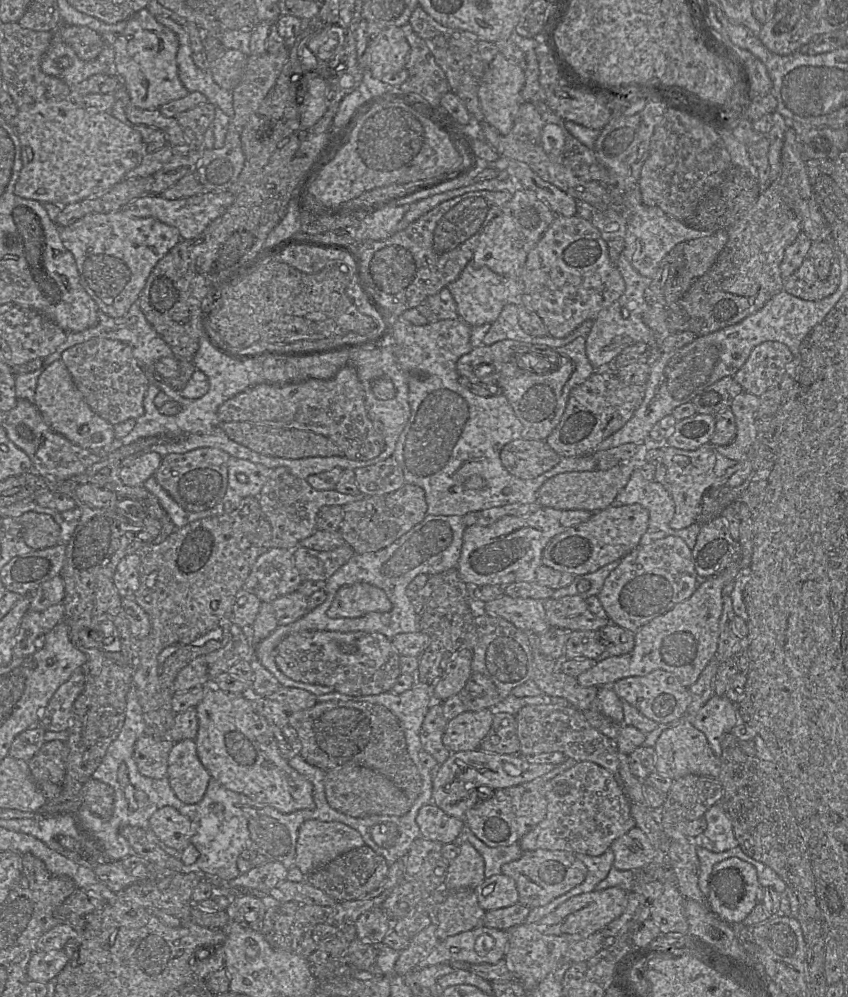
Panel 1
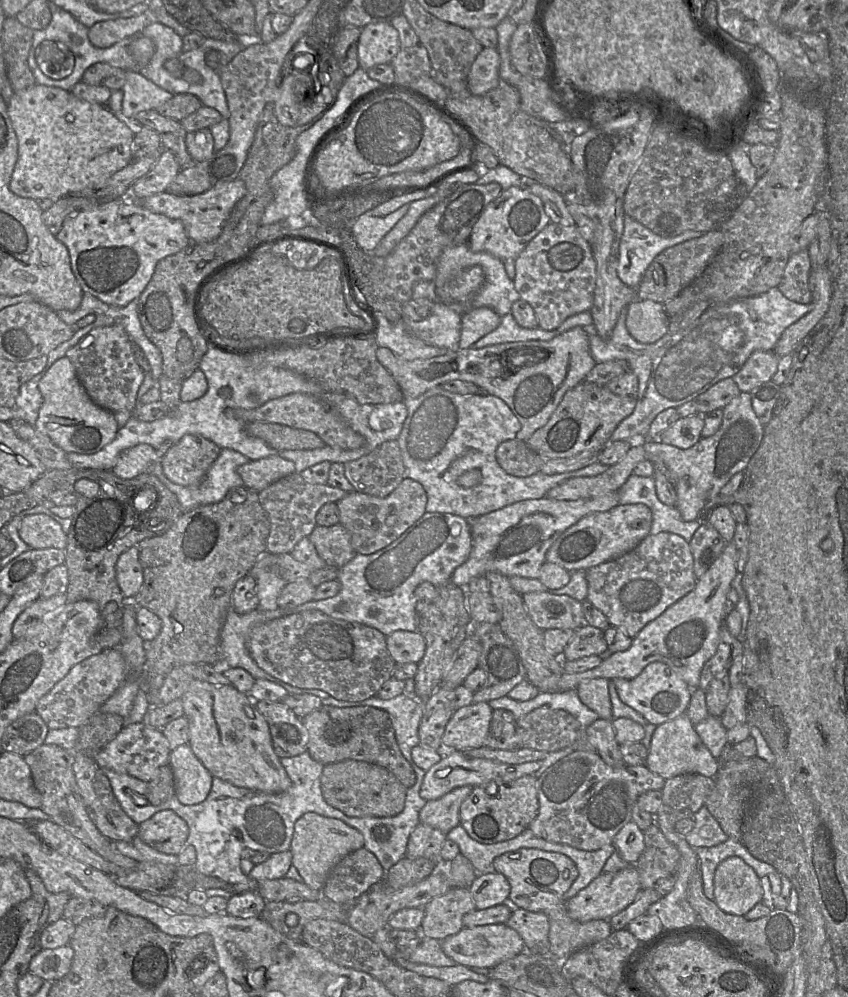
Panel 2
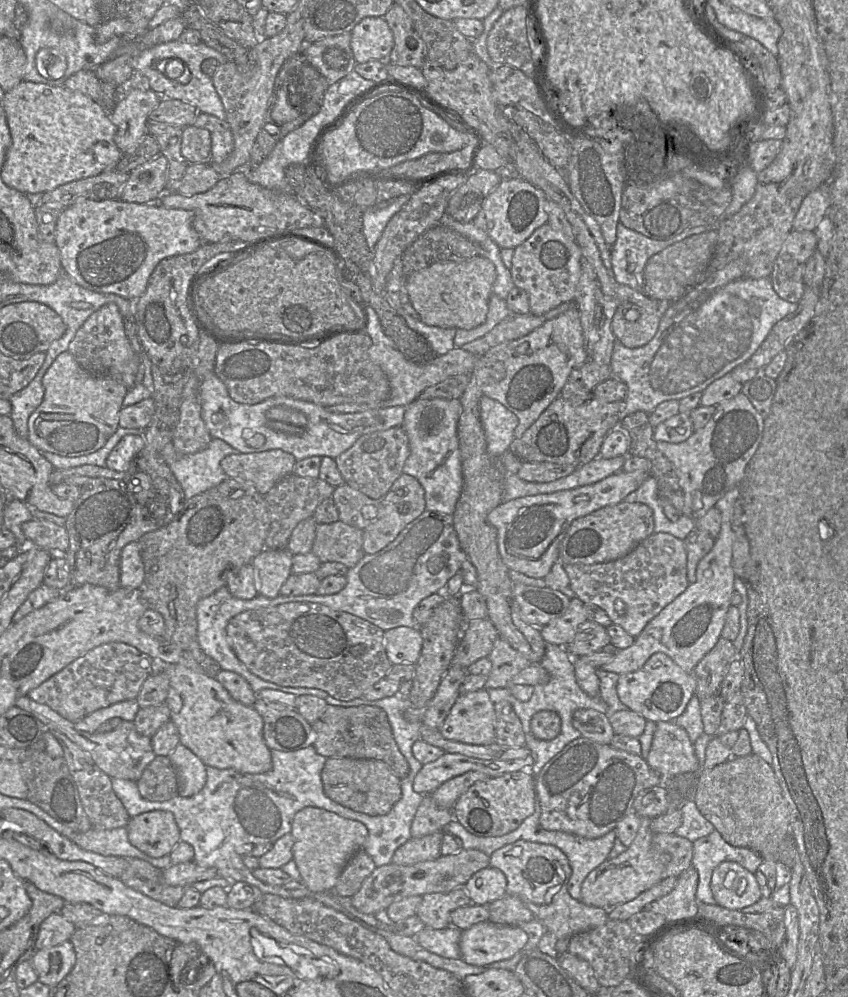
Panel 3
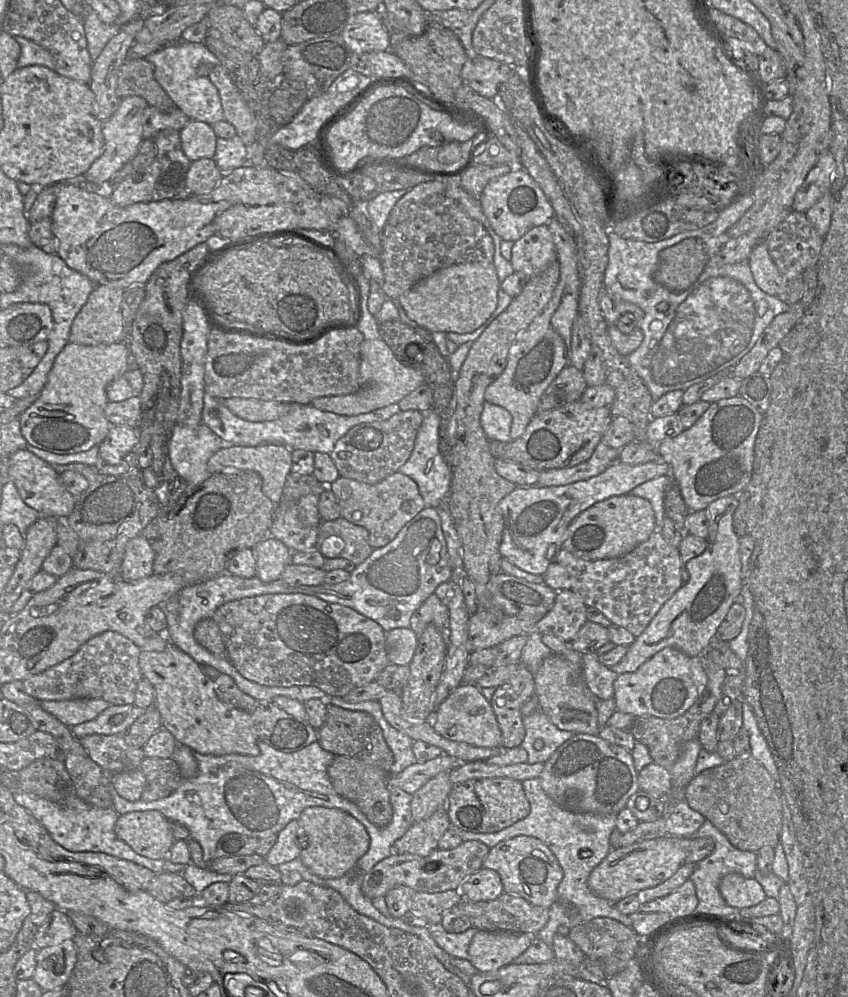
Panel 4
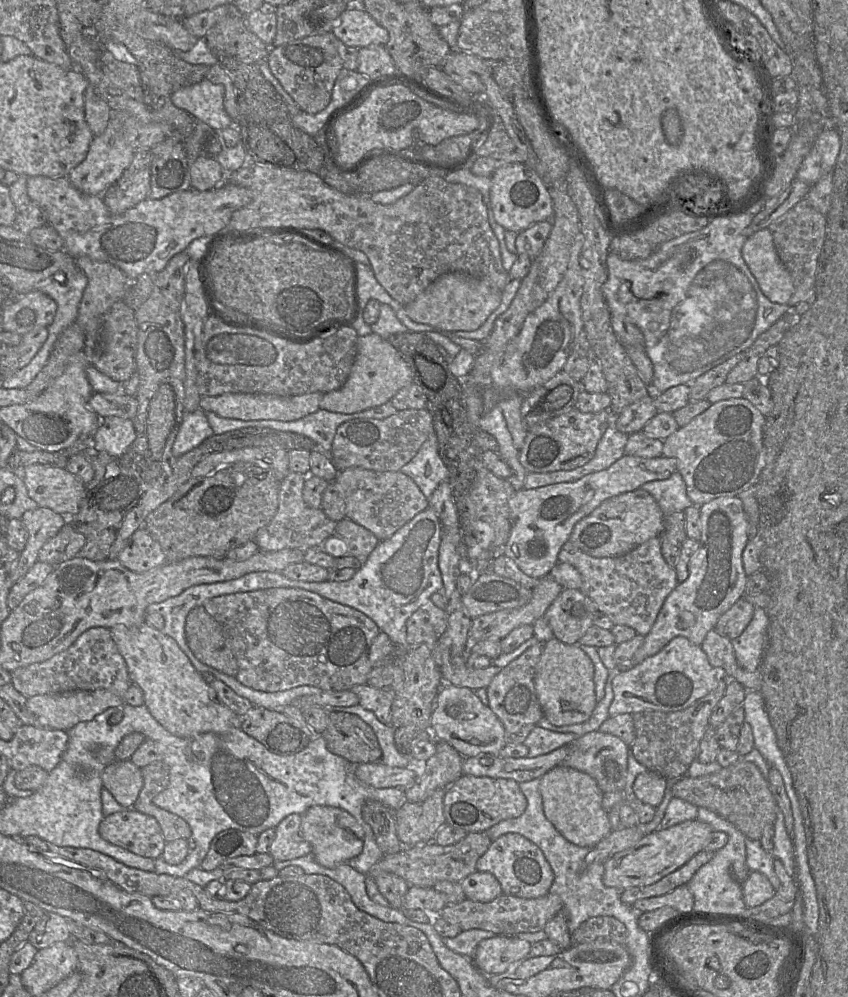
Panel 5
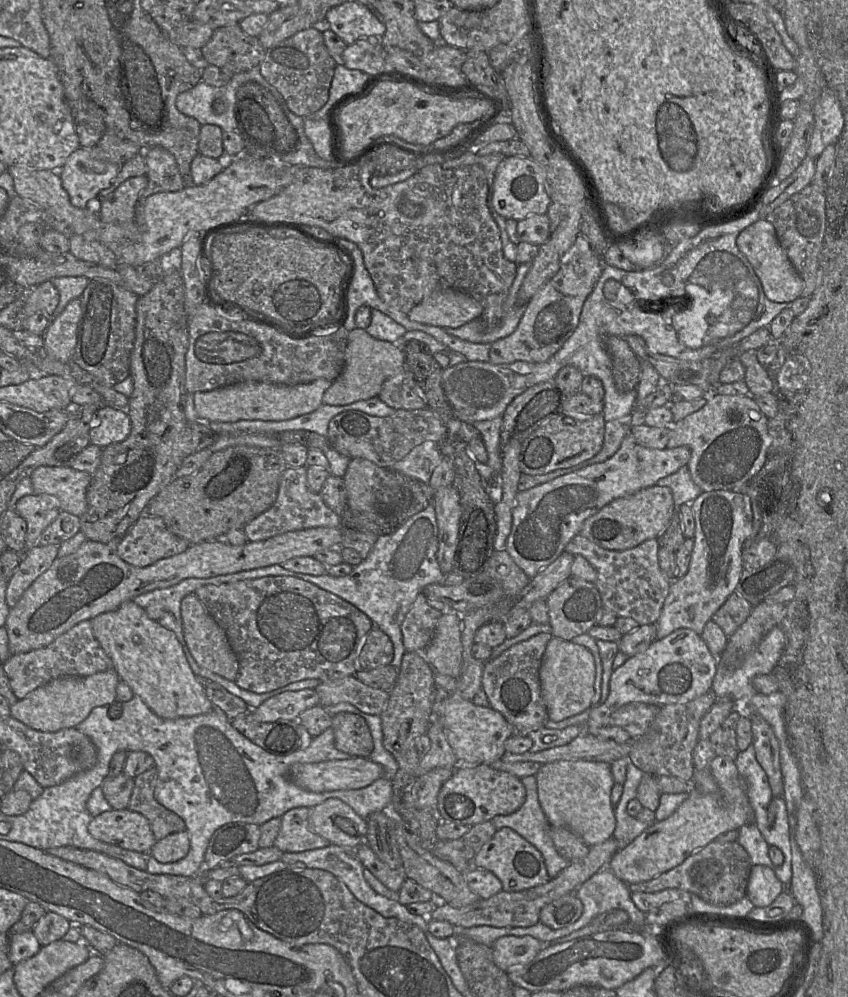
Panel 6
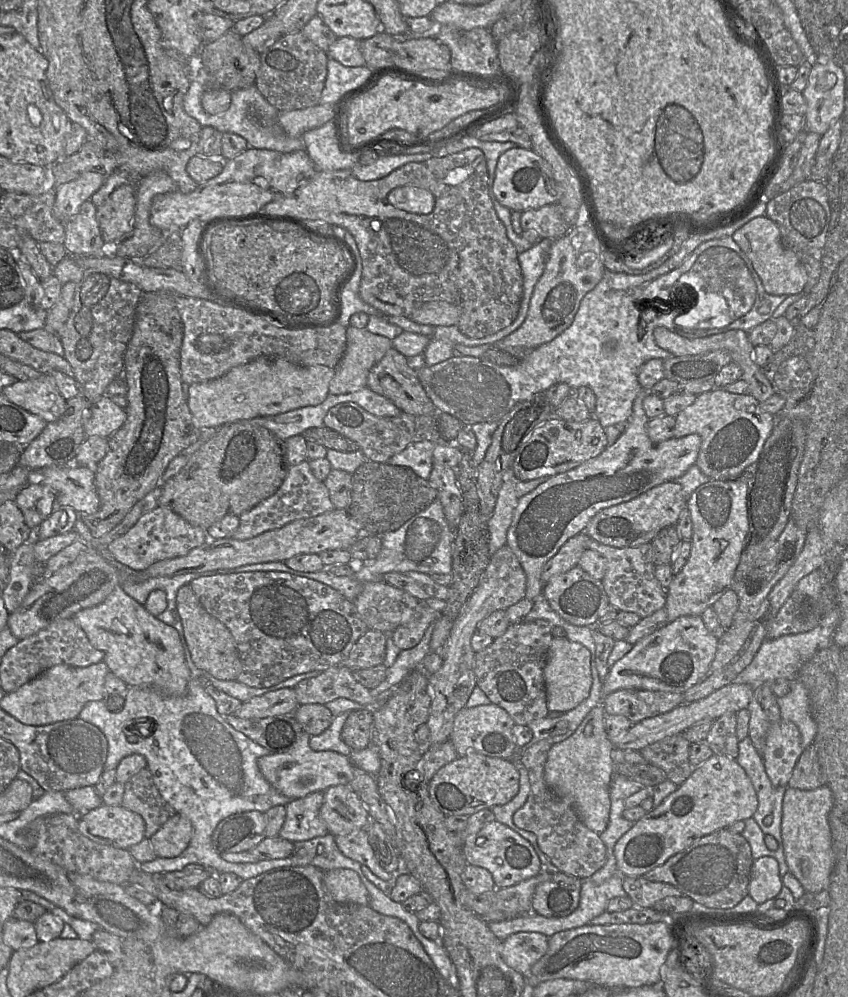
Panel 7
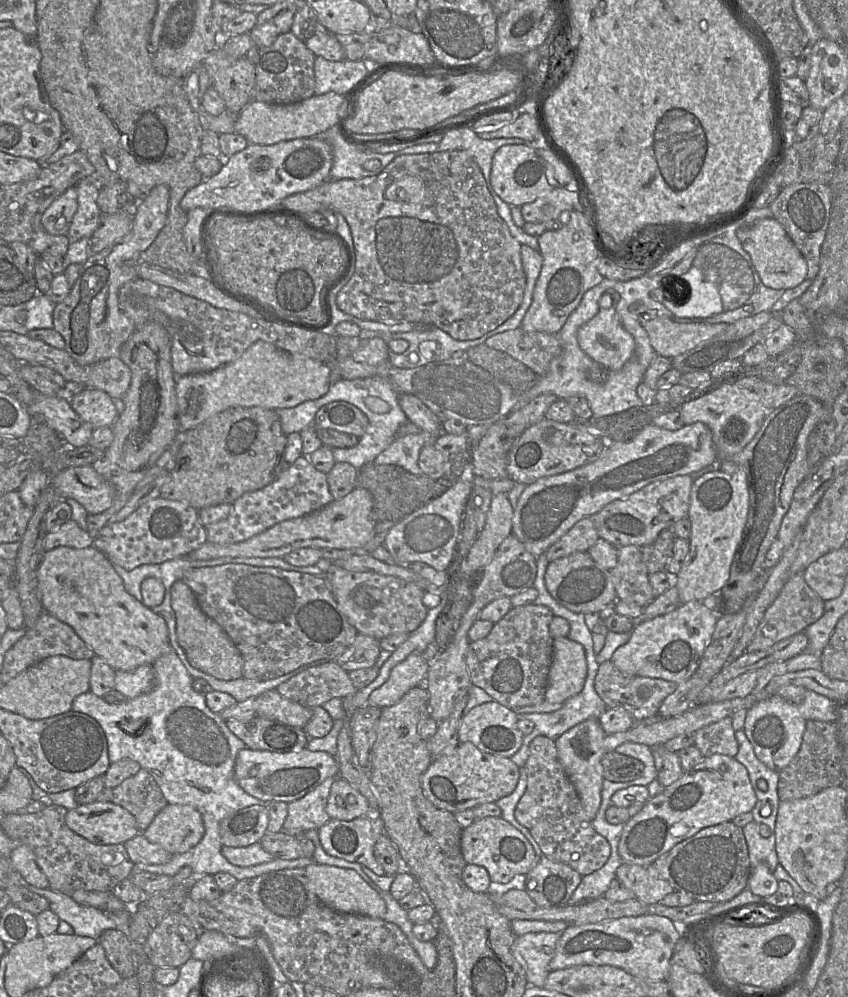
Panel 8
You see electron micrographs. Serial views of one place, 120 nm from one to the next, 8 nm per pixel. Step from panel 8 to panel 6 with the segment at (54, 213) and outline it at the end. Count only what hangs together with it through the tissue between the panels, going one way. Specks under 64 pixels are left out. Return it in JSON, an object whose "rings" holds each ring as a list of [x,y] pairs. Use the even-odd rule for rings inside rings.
{"rings":[[[98,146],[80,147],[57,172],[71,204],[83,209],[95,205],[97,195],[112,184],[120,166],[111,162]]]}

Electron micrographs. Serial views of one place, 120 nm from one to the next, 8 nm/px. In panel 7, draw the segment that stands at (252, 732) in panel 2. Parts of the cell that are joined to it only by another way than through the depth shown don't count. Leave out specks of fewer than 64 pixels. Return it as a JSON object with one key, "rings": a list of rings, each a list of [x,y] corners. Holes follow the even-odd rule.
{"rings":[[[121,585],[116,586],[102,603],[78,611],[72,619],[85,632],[92,646],[104,653],[103,662],[110,672],[128,686],[148,686],[168,696],[185,694],[192,674],[177,630],[150,614],[143,605],[128,596]]]}

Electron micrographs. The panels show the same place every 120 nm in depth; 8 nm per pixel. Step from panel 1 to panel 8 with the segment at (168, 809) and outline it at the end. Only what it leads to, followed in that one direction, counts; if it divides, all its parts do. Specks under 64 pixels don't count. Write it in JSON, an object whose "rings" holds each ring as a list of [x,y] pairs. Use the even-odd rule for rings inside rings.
{"rings":[[[94,801],[68,810],[66,825],[94,844],[123,844],[140,833],[135,817],[109,801]]]}

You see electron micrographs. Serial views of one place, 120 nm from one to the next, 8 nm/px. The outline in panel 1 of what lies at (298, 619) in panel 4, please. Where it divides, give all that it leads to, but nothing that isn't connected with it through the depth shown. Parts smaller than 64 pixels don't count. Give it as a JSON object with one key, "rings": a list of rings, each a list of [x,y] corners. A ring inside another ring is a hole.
{"rings":[[[310,630],[290,634],[277,646],[275,663],[289,679],[328,686],[351,696],[390,692],[402,674],[400,655],[391,640],[378,632]]]}

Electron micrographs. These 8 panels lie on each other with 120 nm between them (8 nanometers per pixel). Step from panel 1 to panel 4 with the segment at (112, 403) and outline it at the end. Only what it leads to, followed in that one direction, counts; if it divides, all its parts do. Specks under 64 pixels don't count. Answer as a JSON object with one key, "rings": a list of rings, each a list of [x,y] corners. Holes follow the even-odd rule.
{"rings":[[[95,285],[71,325],[69,342],[108,345],[125,342],[122,299],[124,289]]]}

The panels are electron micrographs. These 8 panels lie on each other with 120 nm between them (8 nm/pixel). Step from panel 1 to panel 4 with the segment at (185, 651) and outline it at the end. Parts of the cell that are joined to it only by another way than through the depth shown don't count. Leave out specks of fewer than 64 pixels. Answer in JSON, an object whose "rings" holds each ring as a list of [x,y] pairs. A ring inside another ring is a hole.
{"rings":[[[225,471],[212,474],[207,480],[198,486],[188,486],[186,492],[179,500],[170,506],[170,502],[164,502],[164,510],[159,513],[140,533],[151,545],[155,552],[153,562],[154,574],[176,573],[183,582],[184,587],[190,587],[198,583],[205,582],[226,573],[226,565],[229,558],[237,551],[245,548],[254,548],[262,539],[268,536],[269,528],[272,523],[276,505],[262,491],[262,478],[255,471]]]}

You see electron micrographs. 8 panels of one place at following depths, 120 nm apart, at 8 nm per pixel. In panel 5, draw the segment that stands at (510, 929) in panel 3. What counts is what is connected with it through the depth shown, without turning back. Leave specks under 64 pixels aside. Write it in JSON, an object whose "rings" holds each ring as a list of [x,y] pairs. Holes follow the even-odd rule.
{"rings":[[[495,935],[479,942],[472,960],[485,974],[500,974],[527,958],[530,950],[527,940]]]}

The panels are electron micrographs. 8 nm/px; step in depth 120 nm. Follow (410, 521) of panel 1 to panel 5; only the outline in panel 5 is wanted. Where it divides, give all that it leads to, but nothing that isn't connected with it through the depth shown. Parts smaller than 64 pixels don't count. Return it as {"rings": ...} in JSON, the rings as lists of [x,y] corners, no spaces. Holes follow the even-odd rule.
{"rings":[[[351,467],[339,471],[333,482],[344,500],[346,518],[371,531],[379,541],[390,538],[418,513],[429,507],[429,499],[401,471],[377,472]]]}

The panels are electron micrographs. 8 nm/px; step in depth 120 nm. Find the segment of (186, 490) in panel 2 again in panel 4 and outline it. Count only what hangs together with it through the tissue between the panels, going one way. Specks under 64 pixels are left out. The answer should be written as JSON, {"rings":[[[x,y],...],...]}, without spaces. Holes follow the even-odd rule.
{"rings":[[[176,422],[168,439],[168,456],[179,476],[190,486],[198,486],[212,475],[207,467],[210,457],[227,446],[203,422],[196,427]]]}

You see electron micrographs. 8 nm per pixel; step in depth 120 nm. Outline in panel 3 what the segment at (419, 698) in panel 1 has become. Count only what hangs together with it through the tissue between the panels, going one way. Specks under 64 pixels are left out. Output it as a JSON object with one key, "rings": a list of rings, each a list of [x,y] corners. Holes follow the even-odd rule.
{"rings":[[[328,695],[325,701],[331,706],[359,707],[367,705],[383,709],[389,717],[397,746],[409,764],[409,776],[414,776],[413,780],[415,779],[415,776],[423,767],[412,752],[414,743],[420,740],[422,712],[411,706],[408,697],[394,695],[381,700],[367,700],[361,697],[350,701],[342,701]]]}

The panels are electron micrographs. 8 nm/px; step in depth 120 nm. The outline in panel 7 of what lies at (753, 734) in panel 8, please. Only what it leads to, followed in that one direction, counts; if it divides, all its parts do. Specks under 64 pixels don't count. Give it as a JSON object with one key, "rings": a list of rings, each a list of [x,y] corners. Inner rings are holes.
{"rings":[[[782,720],[772,726],[762,759],[774,787],[788,787],[793,769],[803,751],[800,731],[793,722]]]}

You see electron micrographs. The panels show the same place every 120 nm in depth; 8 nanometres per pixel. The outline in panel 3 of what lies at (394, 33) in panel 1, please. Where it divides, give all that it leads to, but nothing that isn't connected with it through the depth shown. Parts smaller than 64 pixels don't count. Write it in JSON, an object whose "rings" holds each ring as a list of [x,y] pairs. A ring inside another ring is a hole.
{"rings":[[[366,17],[350,32],[356,63],[387,61],[394,46],[393,33],[383,17]]]}

